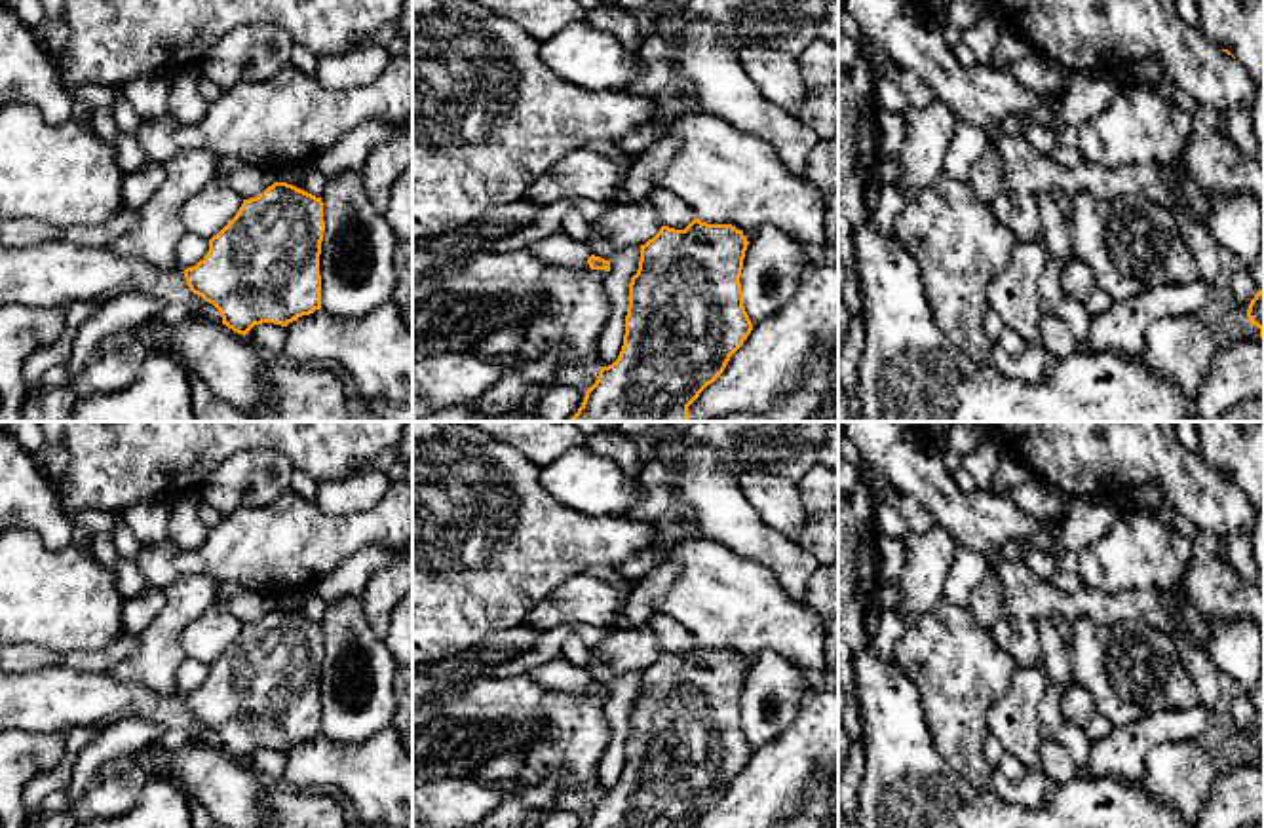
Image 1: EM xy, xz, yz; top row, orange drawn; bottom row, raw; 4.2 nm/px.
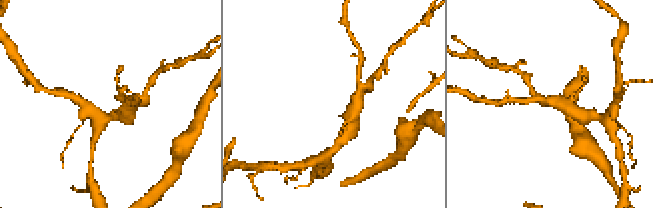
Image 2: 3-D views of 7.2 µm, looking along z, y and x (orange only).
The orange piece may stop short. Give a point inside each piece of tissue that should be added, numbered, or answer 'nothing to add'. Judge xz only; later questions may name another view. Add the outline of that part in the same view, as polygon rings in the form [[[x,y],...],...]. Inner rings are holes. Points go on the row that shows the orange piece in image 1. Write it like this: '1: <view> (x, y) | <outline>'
1: xz (557, 247) | [[[561,230],[536,239],[530,247],[527,247],[527,251],[530,251],[536,258],[540,258],[546,264],[559,264],[565,268],[589,268],[589,243],[578,243],[565,235]]]

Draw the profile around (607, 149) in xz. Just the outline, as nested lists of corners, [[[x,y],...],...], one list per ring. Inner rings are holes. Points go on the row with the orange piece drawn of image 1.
[[[591,141],[591,142],[584,144],[582,148],[612,160],[618,167],[627,167],[629,165],[629,156],[620,150],[618,142]]]

